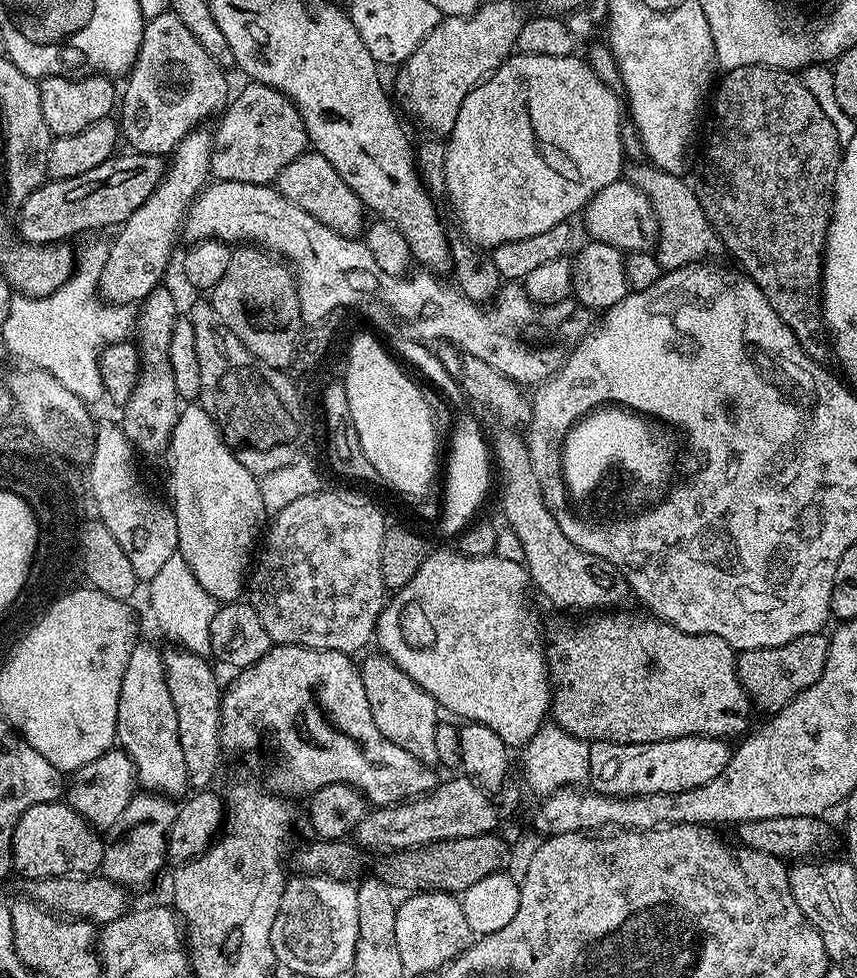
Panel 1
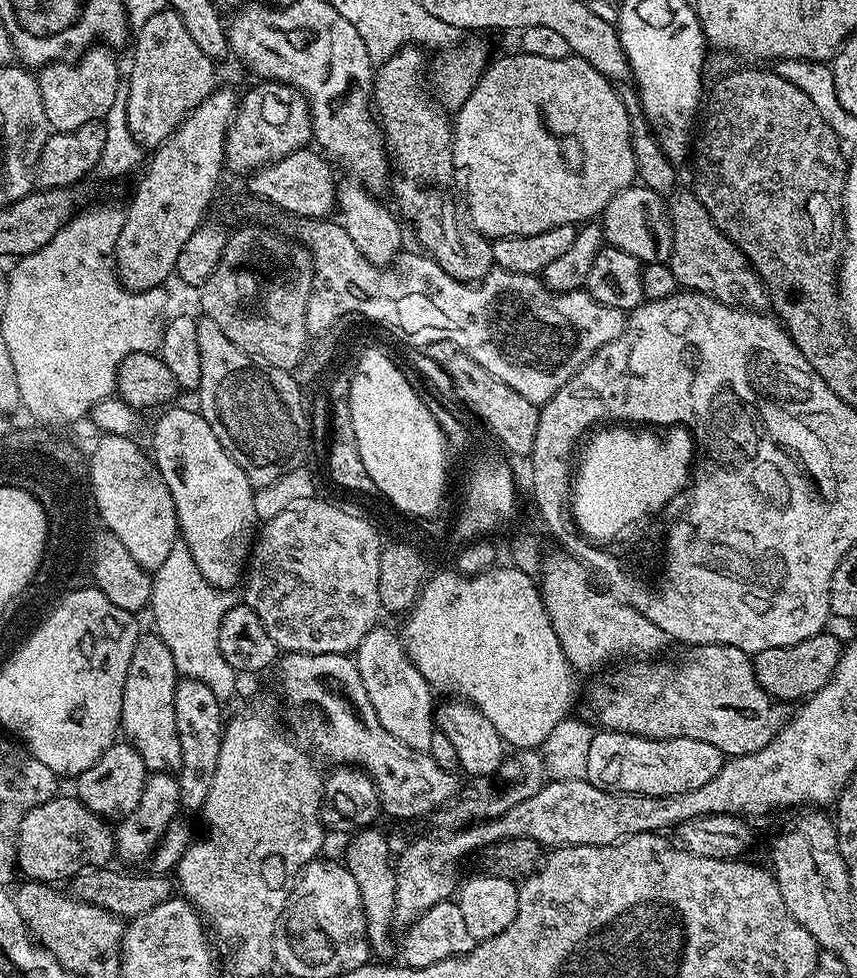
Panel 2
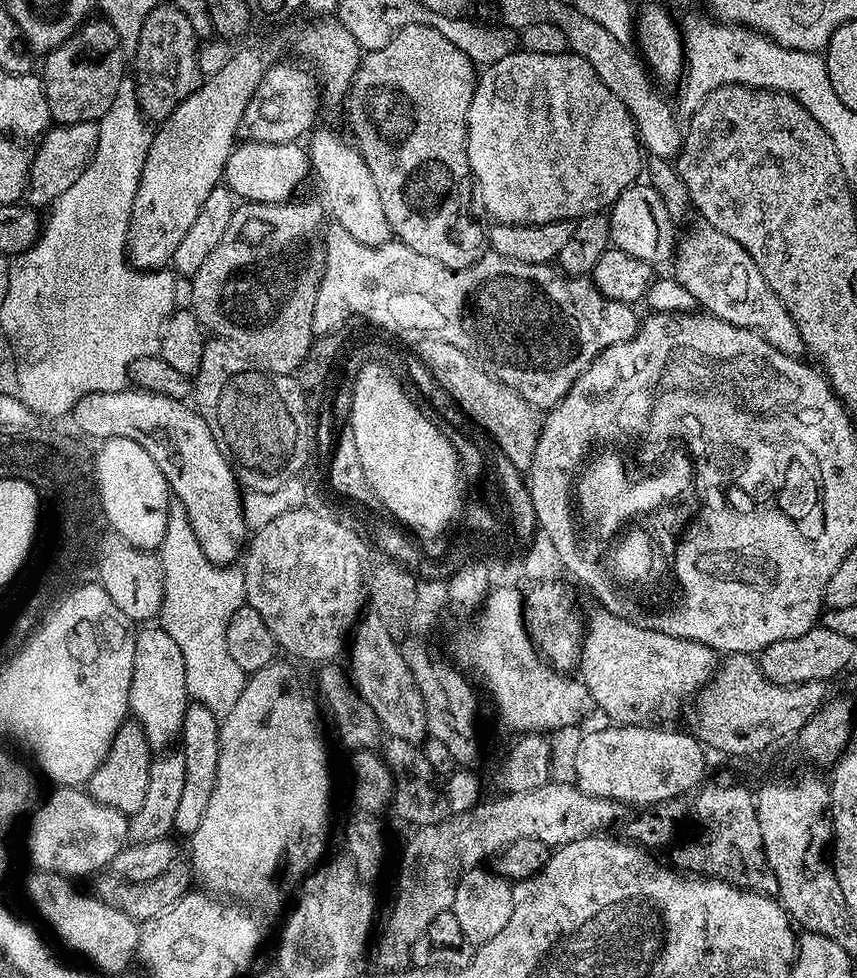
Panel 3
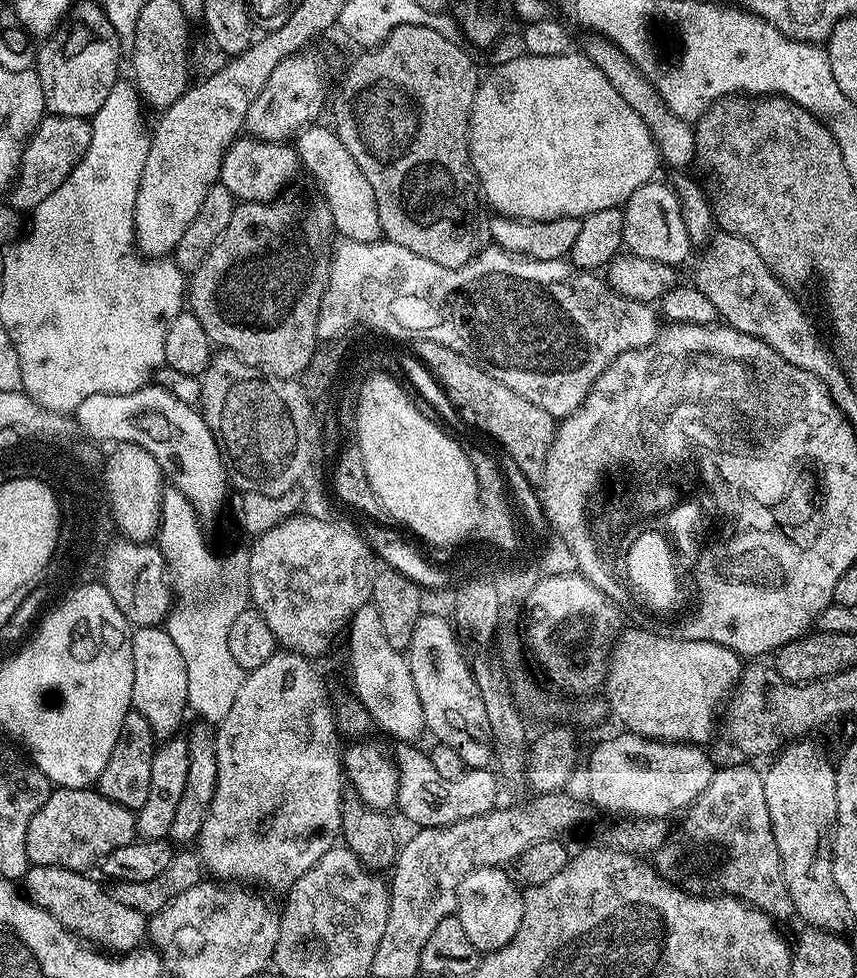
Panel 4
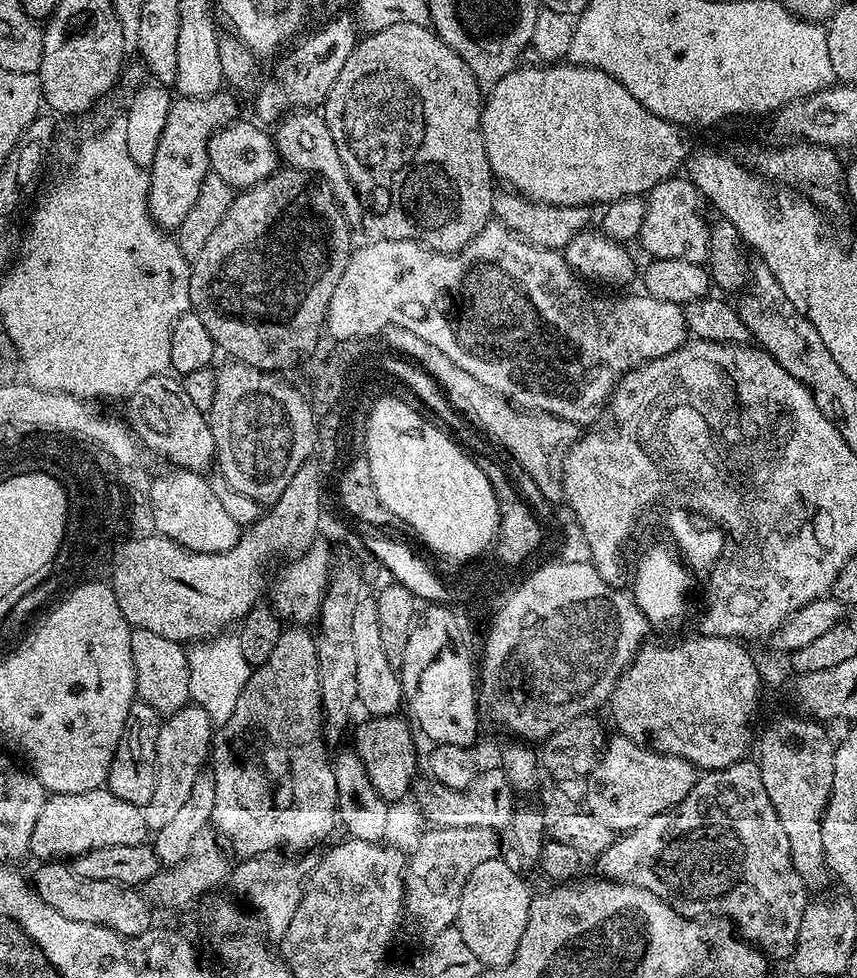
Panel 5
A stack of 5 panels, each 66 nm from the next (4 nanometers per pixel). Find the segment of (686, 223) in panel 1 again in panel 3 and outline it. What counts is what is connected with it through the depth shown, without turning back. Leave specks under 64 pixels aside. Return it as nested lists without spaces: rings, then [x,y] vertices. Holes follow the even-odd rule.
[[[707,226],[699,227],[693,230],[692,236],[686,237],[685,240],[683,237],[679,241],[678,251],[674,257],[674,265],[676,264],[674,279],[682,286],[686,286],[690,294],[694,294],[697,305],[705,313],[717,316],[720,320],[726,320],[739,328],[751,328],[788,356],[803,357],[806,349],[802,334],[794,318],[788,313],[787,306],[780,301],[778,294],[770,286],[770,282],[766,282],[766,278],[762,276],[762,270],[758,270],[758,262],[754,262],[752,255],[734,238]]]

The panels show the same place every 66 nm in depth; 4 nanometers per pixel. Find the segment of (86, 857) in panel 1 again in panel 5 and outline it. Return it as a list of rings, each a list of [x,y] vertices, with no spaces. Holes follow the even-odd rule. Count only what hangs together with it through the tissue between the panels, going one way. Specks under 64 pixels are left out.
[[[101,786],[89,792],[78,794],[62,794],[57,792],[49,795],[46,806],[42,806],[42,814],[38,814],[38,822],[34,822],[34,834],[30,834],[29,853],[40,862],[64,862],[73,856],[81,856],[90,850],[102,850],[102,846],[138,846],[149,839],[150,833],[146,826],[144,809],[130,802],[122,802],[122,798]]]

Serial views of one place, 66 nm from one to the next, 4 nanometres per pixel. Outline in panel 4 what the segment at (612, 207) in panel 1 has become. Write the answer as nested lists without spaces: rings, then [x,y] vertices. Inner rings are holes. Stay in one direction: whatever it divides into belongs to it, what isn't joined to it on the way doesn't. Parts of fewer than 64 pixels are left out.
[[[653,178],[647,184],[638,186],[628,203],[623,205],[624,248],[638,258],[680,266],[694,252],[694,247],[682,220],[682,206],[676,196],[675,187],[668,185],[667,188],[658,181],[659,179]]]

